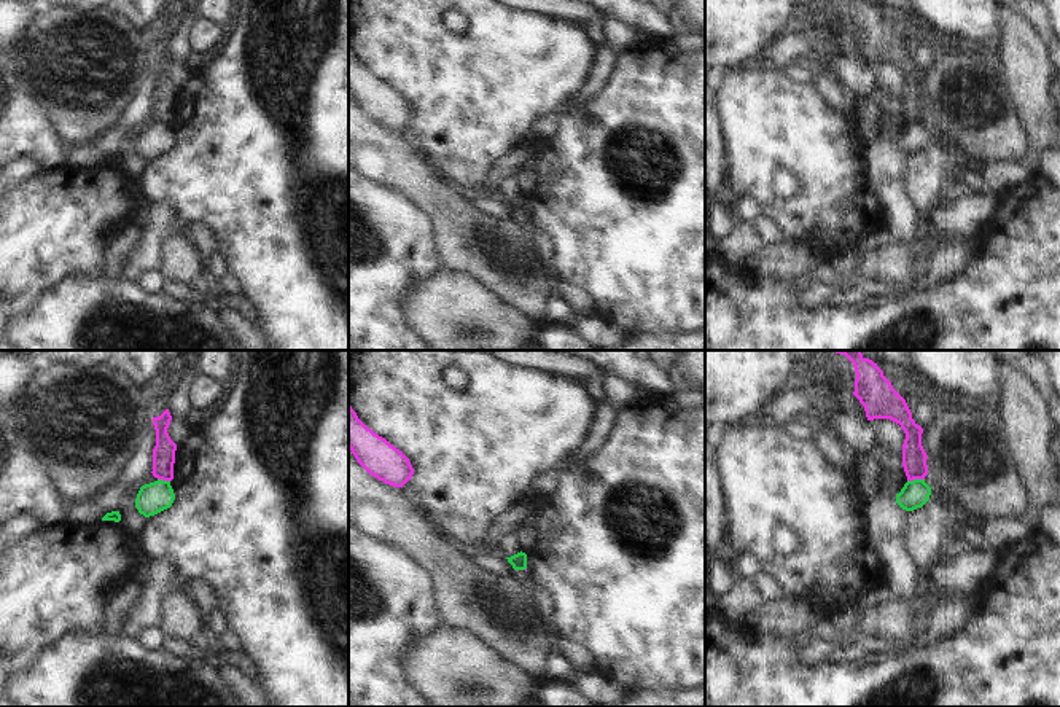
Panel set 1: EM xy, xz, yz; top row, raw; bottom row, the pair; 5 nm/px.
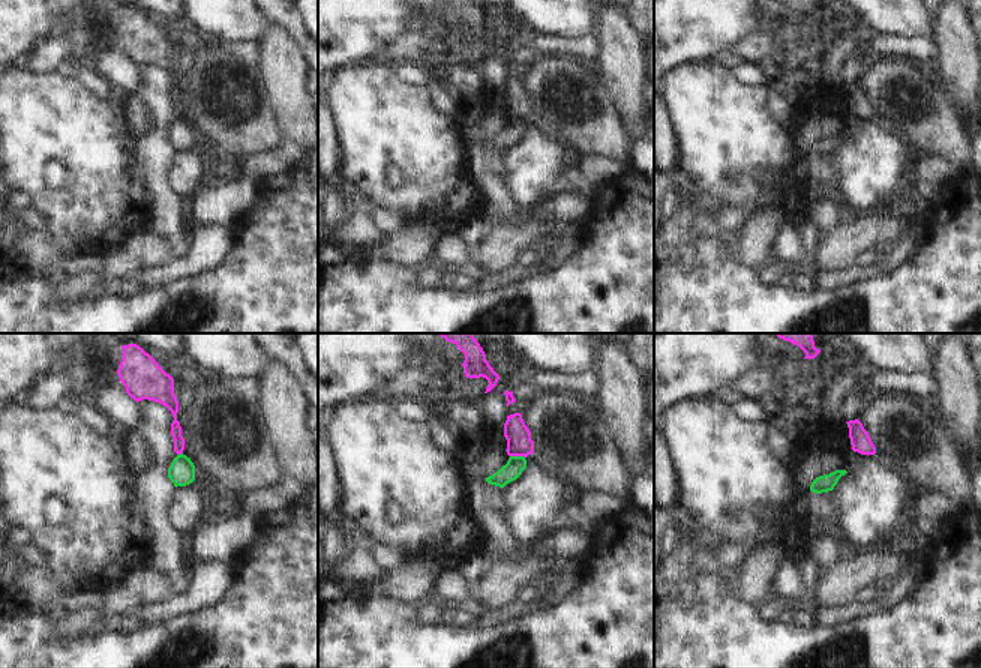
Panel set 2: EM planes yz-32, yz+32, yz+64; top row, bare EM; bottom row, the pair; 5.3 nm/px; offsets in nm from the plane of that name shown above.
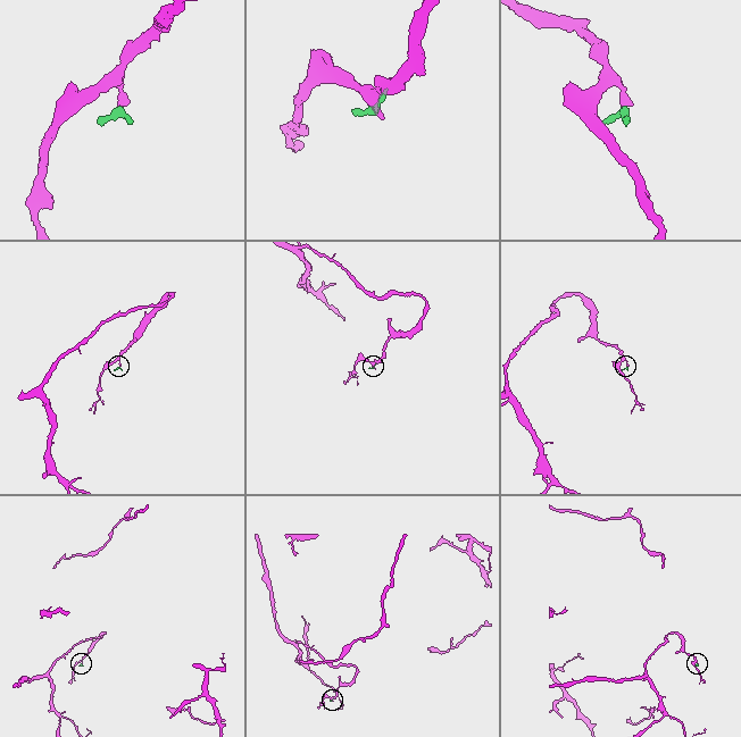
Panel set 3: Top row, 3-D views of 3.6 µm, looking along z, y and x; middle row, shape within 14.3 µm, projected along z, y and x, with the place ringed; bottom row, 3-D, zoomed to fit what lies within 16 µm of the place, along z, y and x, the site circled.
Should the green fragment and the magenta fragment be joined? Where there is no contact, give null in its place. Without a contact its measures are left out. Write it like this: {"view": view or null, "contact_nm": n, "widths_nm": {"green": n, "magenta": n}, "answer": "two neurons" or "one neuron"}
{"view": "yz", "contact_nm": 90, "widths_nm": {"green": 140, "magenta": 130}, "answer": "two neurons"}

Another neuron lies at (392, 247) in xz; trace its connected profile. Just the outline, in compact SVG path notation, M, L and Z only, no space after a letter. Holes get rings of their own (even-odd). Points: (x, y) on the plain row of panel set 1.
M349 166L349 347L352 350L431 350L412 331L403 312L414 287L439 268L431 218L398 191L379 185Z

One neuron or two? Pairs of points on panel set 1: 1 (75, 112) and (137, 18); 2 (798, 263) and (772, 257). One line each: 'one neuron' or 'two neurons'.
1: two neurons
2: one neuron

